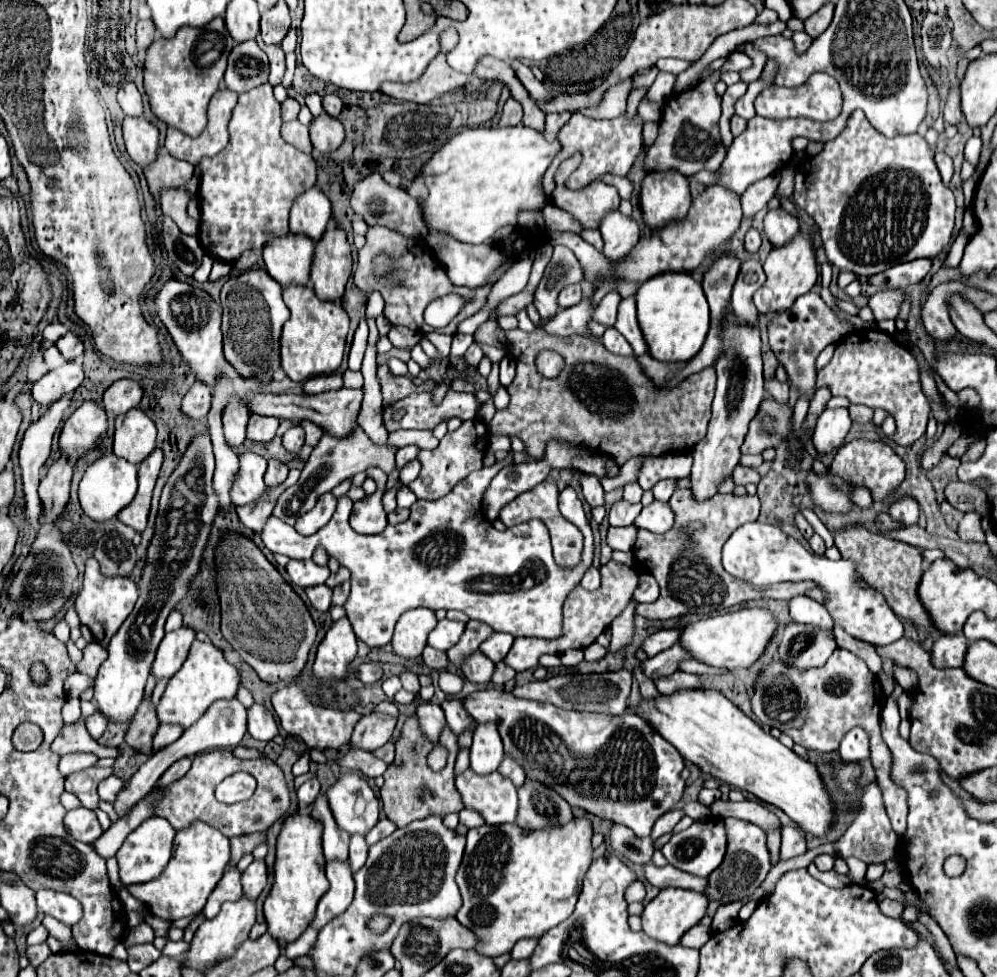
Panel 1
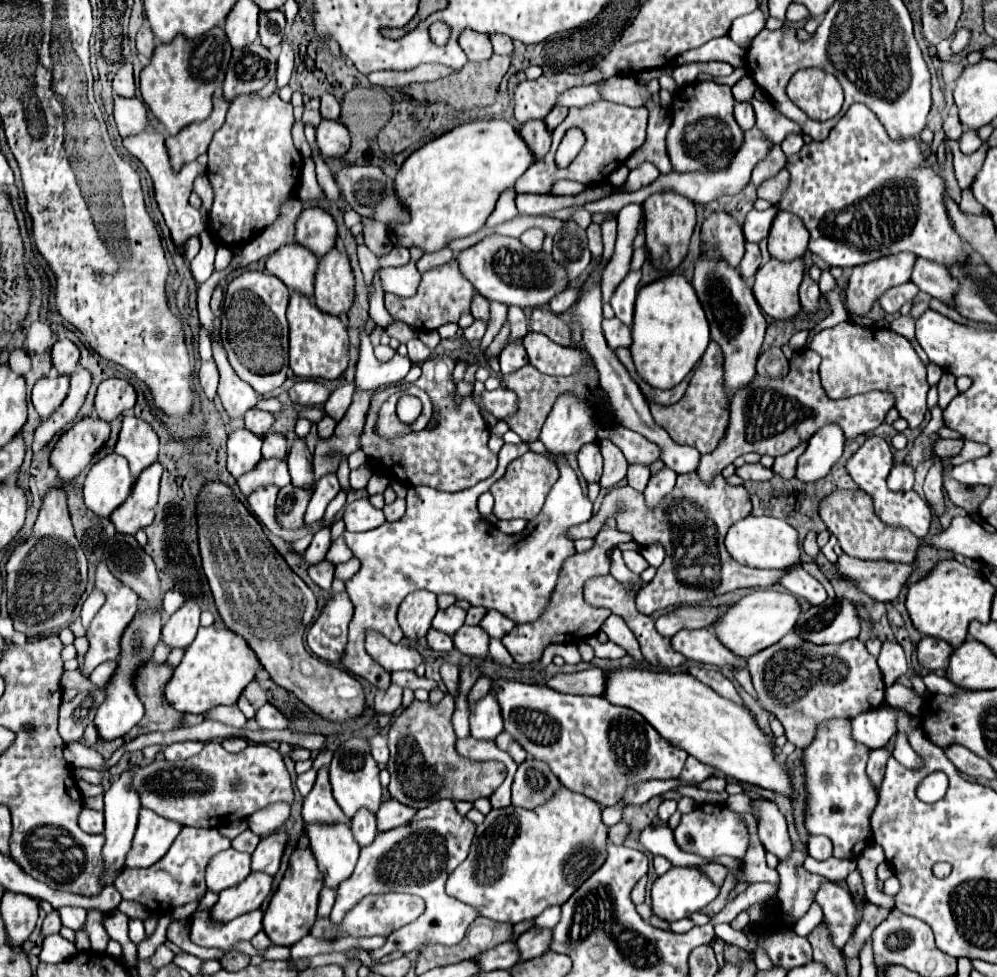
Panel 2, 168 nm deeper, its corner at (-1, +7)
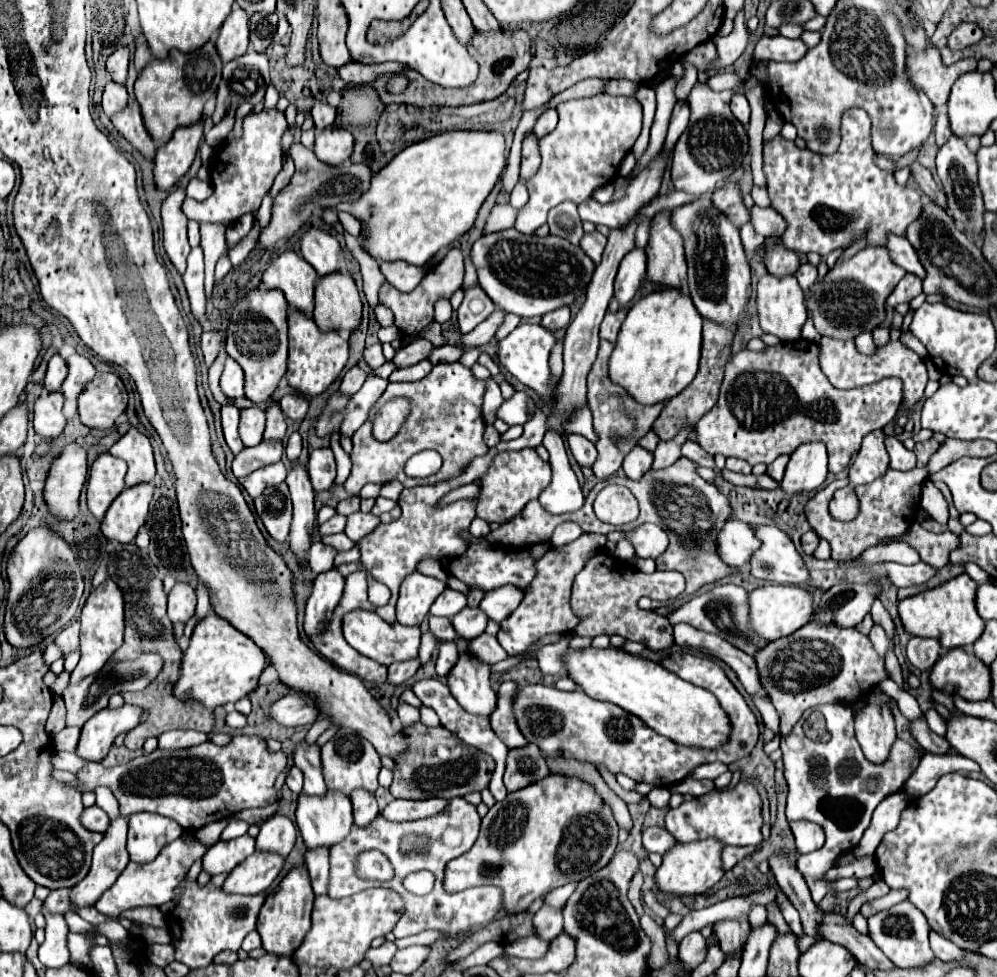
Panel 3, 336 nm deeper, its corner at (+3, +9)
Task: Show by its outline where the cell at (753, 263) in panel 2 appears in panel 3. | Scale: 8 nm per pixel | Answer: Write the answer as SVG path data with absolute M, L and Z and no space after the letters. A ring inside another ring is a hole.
M748 224L740 230L740 236L742 236L742 244L744 244L746 256L752 256L754 250L756 250L758 246L762 246L764 240L766 240L766 238L760 238L760 234L756 234L756 232L752 230L752 226L748 226Z

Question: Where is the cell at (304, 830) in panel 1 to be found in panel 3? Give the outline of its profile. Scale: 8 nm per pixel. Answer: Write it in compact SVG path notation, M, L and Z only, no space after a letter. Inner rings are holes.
M292 868L280 882L278 890L266 896L266 902L258 914L258 934L262 936L262 946L270 954L288 954L292 956L302 944L306 932L310 930L314 892L310 886L310 874L302 868Z

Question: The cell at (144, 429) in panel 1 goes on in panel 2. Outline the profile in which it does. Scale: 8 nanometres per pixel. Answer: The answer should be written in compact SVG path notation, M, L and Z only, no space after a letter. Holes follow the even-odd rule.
M124 416L114 452L128 460L132 478L138 478L144 468L158 460L158 436L142 418Z

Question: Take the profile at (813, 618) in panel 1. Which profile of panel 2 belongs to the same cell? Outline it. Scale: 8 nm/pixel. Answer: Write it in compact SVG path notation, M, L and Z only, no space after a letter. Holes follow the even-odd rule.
M794 564L792 568L786 568L786 570L784 570L784 576L780 576L778 582L780 582L788 592L792 592L794 596L806 598L812 606L822 604L822 602L828 598L824 586L822 586L816 578L812 578L812 576L802 568L802 564Z

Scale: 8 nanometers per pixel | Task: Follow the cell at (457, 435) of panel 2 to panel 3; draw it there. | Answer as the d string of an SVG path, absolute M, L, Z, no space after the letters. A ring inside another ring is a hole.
M458 362L448 364L436 364L428 376L424 376L418 382L400 382L400 384L388 384L376 406L386 402L394 396L408 396L412 398L412 416L404 424L404 430L396 434L392 442L378 442L372 438L372 418L374 410L370 410L370 418L362 424L362 428L352 436L354 450L350 454L352 458L352 472L348 480L344 482L344 488L350 494L358 494L360 488L368 482L384 484L390 480L402 482L406 488L422 486L422 484L438 484L442 480L456 478L464 472L468 462L472 462L478 456L484 456L488 452L488 446L482 440L484 434L484 420L482 420L482 396L484 396L484 382L470 376L470 370L460 366ZM420 450L438 450L444 464L440 472L428 476L428 478L410 478L404 476L404 464L410 456L414 456Z

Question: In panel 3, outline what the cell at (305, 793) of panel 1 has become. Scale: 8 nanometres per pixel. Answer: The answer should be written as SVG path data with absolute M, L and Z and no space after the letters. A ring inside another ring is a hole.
M292 766L292 768L290 768L290 774L288 774L288 778L286 778L288 788L290 788L292 792L300 794L300 790L302 790L302 778L304 778L302 770L300 770L300 768L296 768L296 766Z

